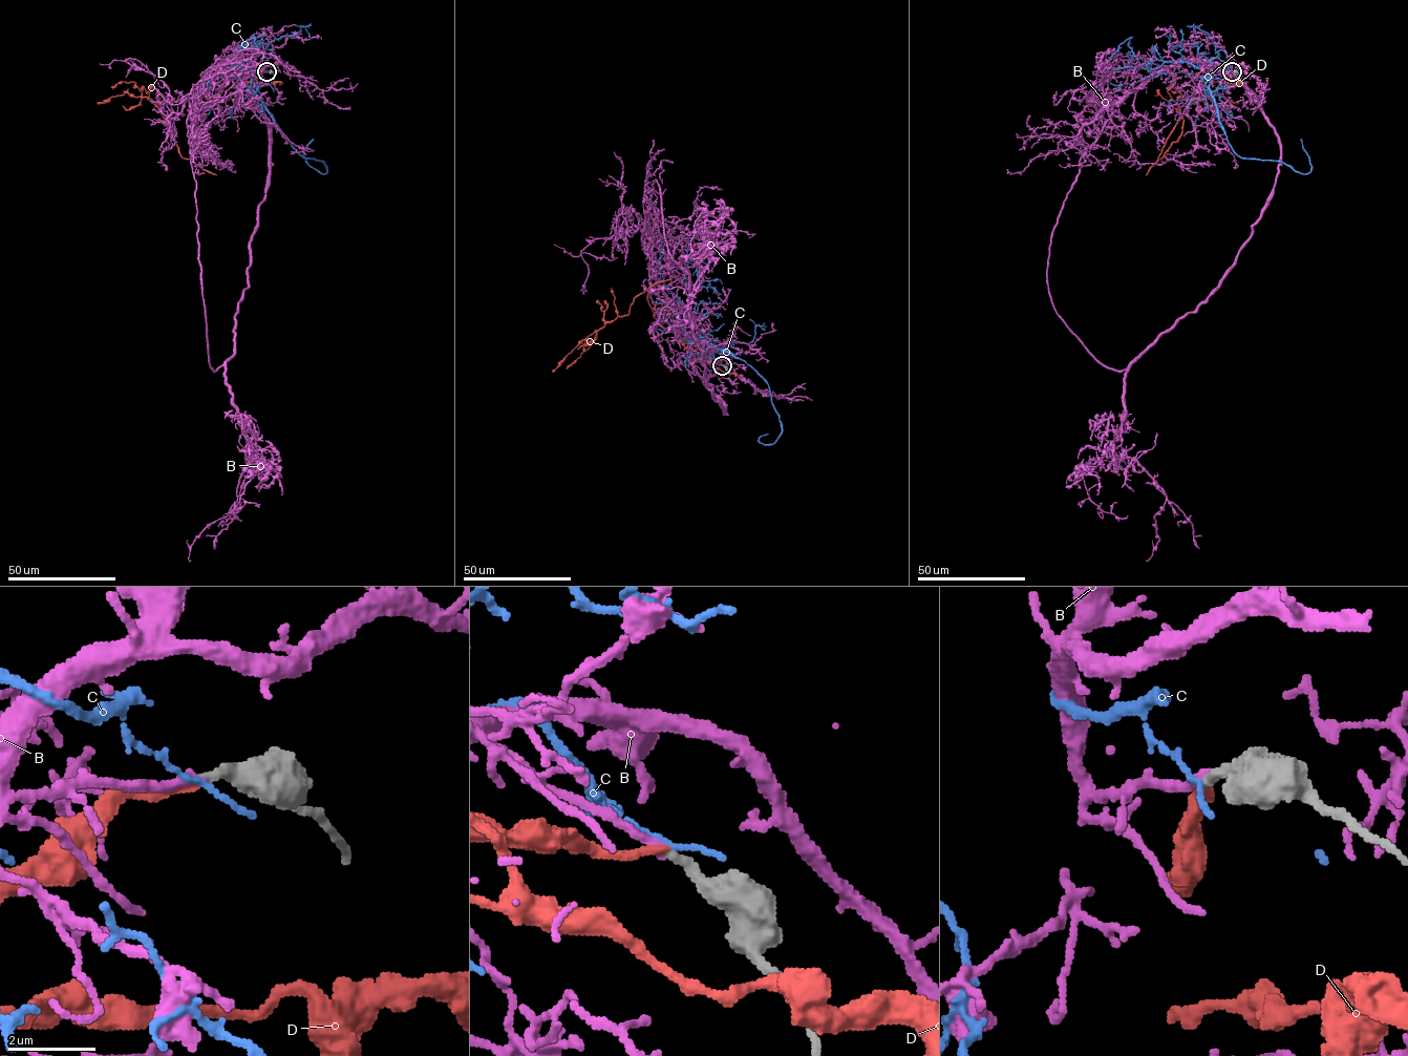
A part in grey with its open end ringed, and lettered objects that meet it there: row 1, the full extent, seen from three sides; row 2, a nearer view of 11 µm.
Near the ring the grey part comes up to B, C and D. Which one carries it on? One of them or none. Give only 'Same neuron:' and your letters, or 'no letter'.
Same neuron: D

